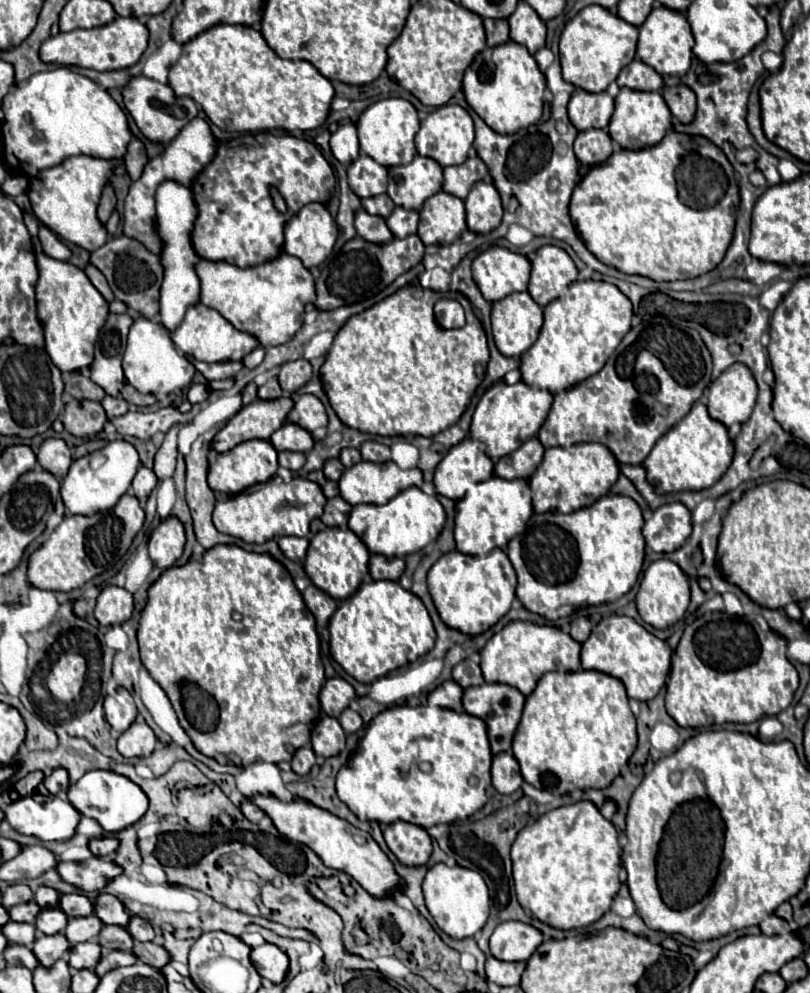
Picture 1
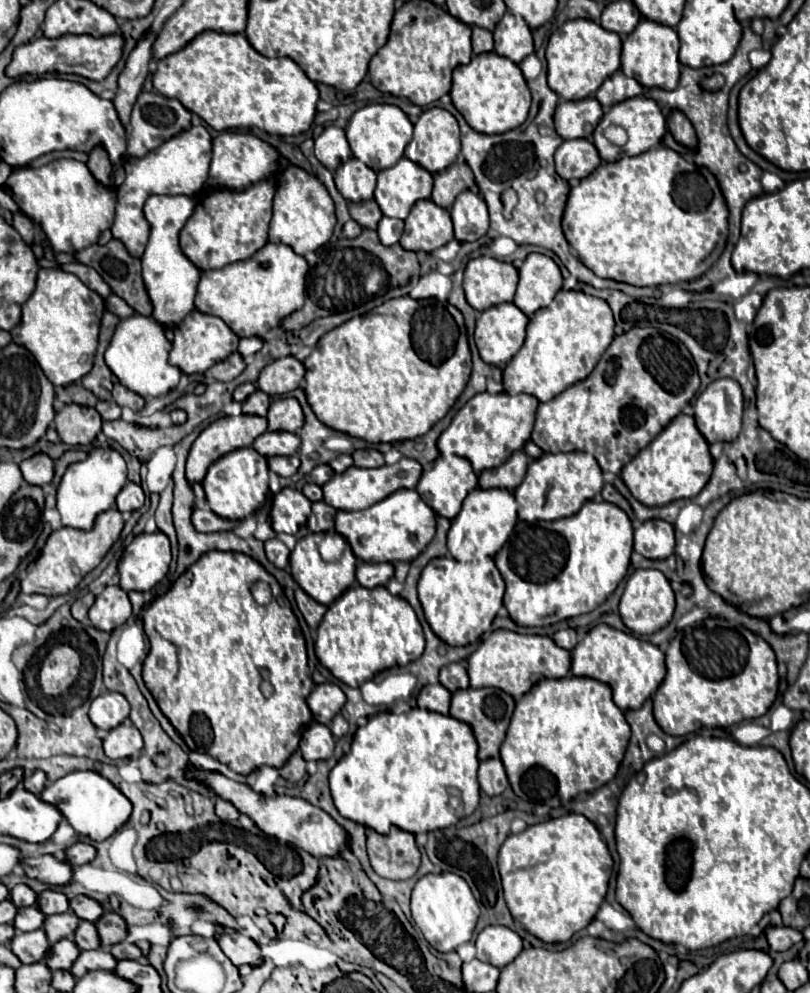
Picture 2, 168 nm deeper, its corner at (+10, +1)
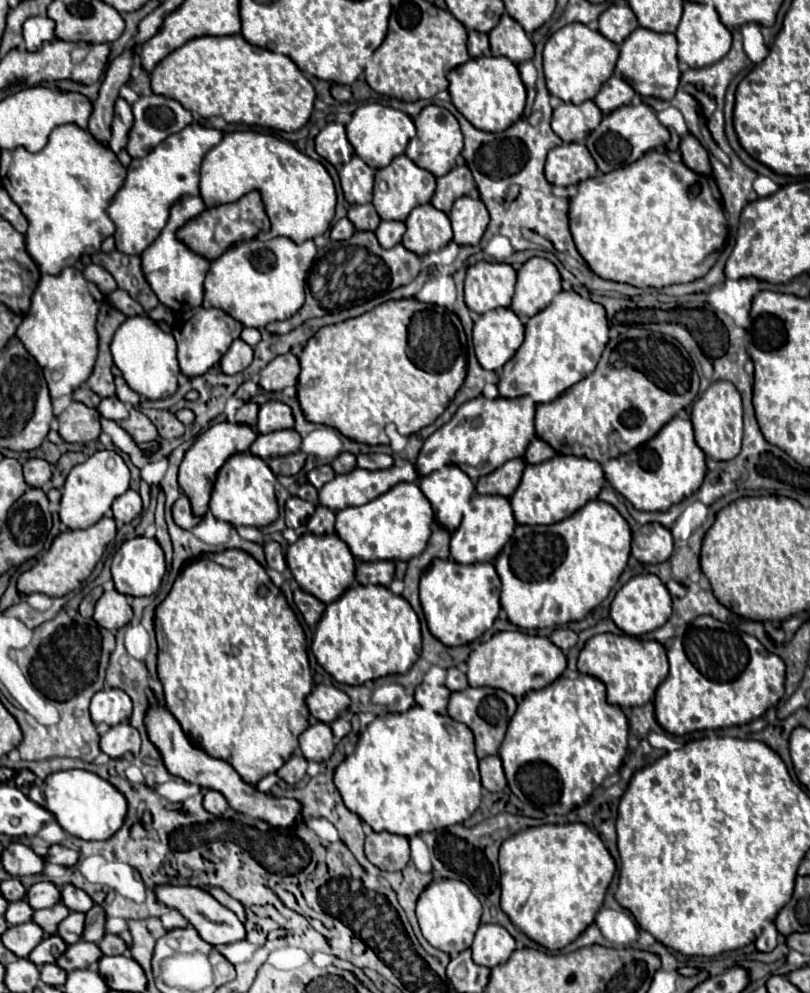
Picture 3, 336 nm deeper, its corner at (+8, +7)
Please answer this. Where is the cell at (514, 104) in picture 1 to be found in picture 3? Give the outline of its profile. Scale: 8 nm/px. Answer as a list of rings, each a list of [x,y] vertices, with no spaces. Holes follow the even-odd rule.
[[[479,57],[449,73],[449,95],[457,111],[477,129],[497,133],[511,127],[525,109],[525,85],[517,67],[505,57]]]

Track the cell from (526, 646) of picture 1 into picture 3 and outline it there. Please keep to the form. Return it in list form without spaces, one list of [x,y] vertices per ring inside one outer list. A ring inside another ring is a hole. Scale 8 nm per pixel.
[[[501,631],[471,651],[467,667],[471,687],[493,687],[503,689],[513,697],[523,697],[525,693],[543,689],[561,677],[567,667],[567,659],[563,651],[545,637],[535,637],[521,631]]]

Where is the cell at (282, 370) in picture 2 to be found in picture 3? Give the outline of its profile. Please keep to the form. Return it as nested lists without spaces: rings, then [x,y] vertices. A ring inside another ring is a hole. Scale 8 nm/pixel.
[[[293,353],[277,355],[265,369],[259,373],[259,387],[263,391],[283,391],[297,383],[299,361]]]

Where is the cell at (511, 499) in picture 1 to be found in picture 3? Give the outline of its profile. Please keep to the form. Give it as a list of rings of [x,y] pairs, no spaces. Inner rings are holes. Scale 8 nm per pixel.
[[[475,493],[471,499],[471,511],[465,513],[461,527],[475,561],[493,561],[515,529],[509,499]]]

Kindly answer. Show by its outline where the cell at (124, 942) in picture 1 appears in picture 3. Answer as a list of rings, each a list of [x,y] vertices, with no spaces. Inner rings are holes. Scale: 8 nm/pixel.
[[[70,911],[67,919],[63,919],[57,927],[57,935],[67,943],[73,945],[81,939],[83,933],[83,923],[85,923],[85,914],[81,912]]]

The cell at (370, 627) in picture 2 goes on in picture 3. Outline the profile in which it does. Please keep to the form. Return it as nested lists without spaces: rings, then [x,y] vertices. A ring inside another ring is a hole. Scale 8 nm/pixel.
[[[355,585],[345,591],[337,601],[329,603],[317,631],[313,635],[311,651],[319,665],[339,683],[345,685],[363,685],[385,675],[407,673],[421,653],[421,625],[415,611],[409,607],[409,601],[393,595],[383,585]]]

